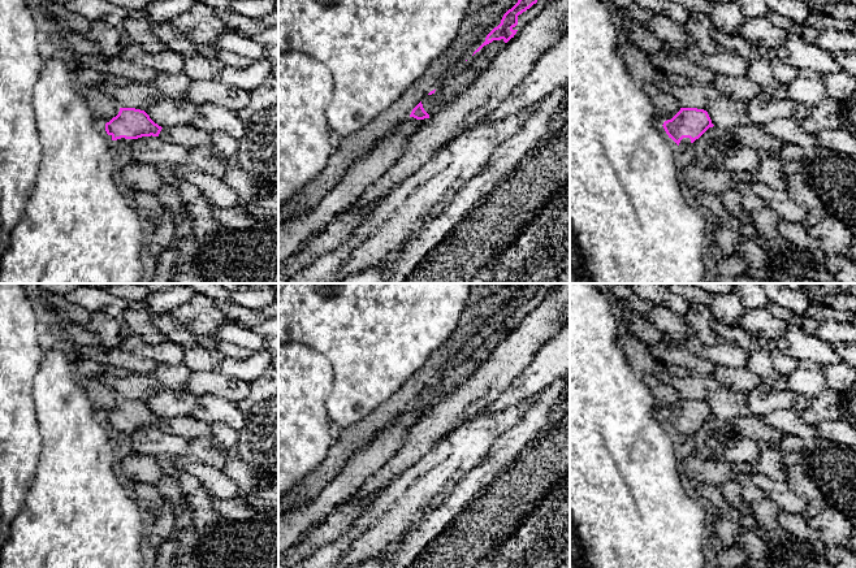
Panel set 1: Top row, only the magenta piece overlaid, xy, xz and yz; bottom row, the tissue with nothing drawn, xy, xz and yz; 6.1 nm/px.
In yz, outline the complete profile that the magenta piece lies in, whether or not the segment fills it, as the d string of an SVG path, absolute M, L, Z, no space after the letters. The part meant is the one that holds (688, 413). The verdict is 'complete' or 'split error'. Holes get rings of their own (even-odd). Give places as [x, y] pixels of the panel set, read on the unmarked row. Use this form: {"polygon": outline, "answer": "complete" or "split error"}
{"polygon": "M680 399L680 402L671 411L665 412L662 417L669 429L679 438L686 439L714 416L706 402Z", "answer": "split error"}

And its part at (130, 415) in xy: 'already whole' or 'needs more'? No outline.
needs more

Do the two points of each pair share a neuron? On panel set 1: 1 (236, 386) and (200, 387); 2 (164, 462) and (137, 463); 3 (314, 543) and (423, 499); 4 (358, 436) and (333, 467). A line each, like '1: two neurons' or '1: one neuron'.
1: one neuron
2: two neurons
3: two neurons
4: one neuron

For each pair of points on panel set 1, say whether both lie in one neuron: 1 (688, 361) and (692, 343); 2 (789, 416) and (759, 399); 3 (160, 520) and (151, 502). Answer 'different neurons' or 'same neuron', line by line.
1: different neurons
2: different neurons
3: different neurons

